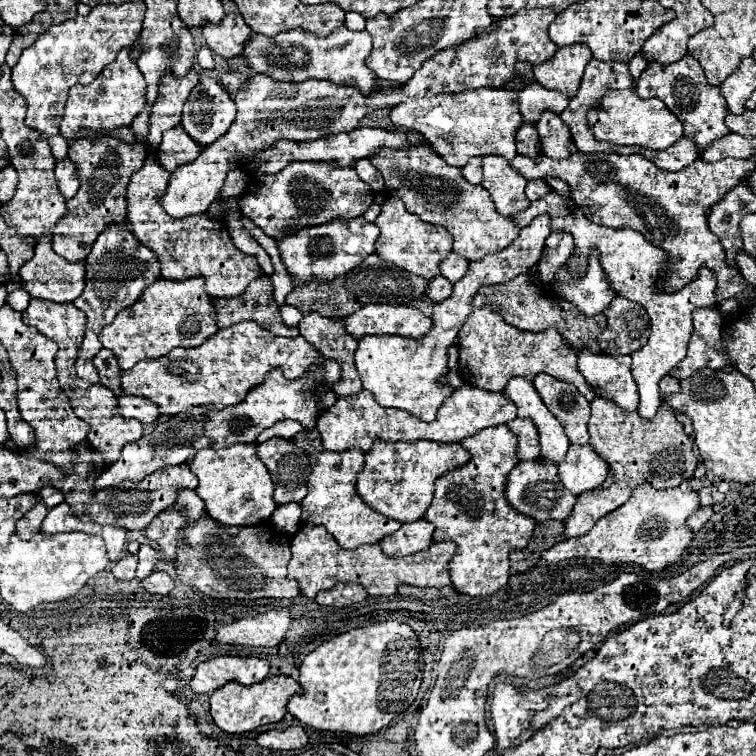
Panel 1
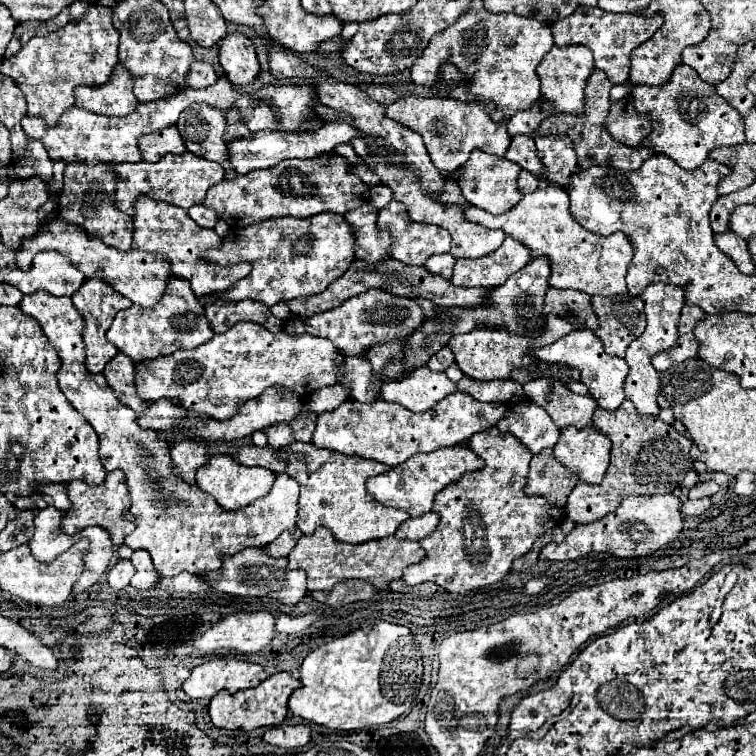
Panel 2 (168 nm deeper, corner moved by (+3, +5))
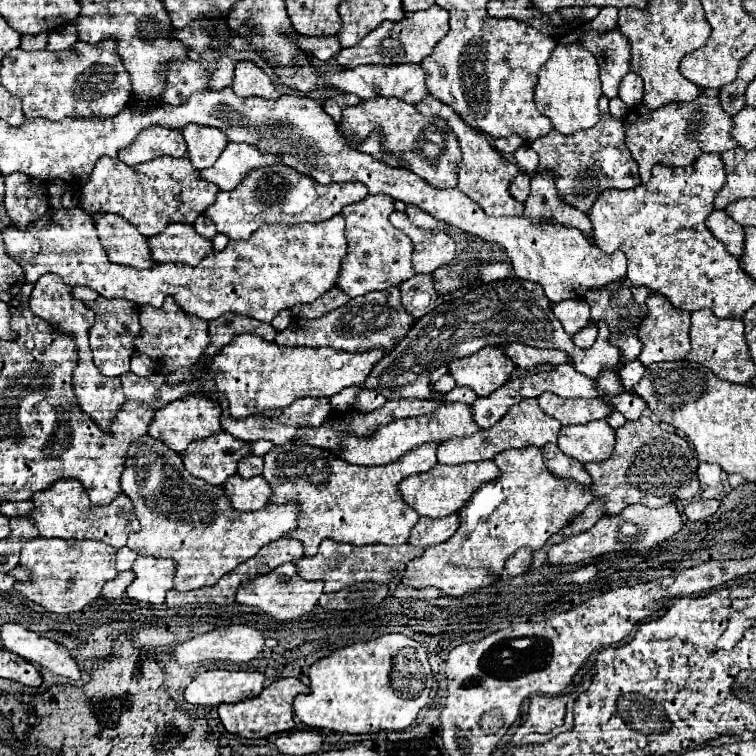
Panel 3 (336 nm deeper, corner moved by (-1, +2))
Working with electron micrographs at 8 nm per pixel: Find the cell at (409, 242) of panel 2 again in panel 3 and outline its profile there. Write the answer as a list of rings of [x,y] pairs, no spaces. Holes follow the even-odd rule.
[[[392,212],[390,222],[394,228],[402,230],[412,240],[412,266],[418,274],[434,272],[436,268],[450,264],[450,260],[454,258],[456,244],[452,236],[448,236],[446,232],[418,228],[412,222],[408,222],[408,216],[404,212]]]

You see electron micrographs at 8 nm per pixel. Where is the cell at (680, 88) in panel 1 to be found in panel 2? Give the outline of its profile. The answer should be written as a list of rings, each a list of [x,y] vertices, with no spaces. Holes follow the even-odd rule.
[[[678,65],[666,85],[636,85],[632,97],[636,101],[636,111],[640,115],[644,113],[652,123],[652,131],[640,143],[640,147],[648,147],[654,153],[672,157],[680,167],[700,167],[712,149],[744,143],[742,115],[688,65]]]

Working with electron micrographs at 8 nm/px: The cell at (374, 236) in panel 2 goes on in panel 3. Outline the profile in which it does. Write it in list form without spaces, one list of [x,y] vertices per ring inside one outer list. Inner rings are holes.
[[[366,196],[364,200],[350,204],[342,210],[342,216],[346,220],[348,254],[342,262],[336,286],[352,294],[352,298],[368,294],[372,290],[386,290],[390,286],[398,286],[400,282],[416,274],[410,262],[412,242],[390,224],[390,212],[394,212],[394,200],[388,196]]]

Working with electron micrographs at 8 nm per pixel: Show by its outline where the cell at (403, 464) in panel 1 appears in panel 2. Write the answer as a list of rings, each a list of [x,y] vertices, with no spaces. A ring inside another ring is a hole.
[[[460,445],[458,447],[446,447],[446,449],[436,449],[432,453],[414,455],[412,459],[406,459],[404,463],[390,469],[388,473],[368,479],[366,487],[368,487],[368,493],[378,503],[382,503],[386,507],[404,509],[412,517],[418,517],[422,513],[432,511],[432,503],[434,503],[434,497],[438,491],[442,491],[450,483],[460,481],[464,473],[478,471],[482,467],[484,467],[484,461],[474,451],[470,451],[468,447],[460,447]]]

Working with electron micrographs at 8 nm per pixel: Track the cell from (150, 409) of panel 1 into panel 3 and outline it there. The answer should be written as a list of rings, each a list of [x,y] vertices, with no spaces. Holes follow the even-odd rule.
[[[190,396],[190,398],[180,398],[170,402],[168,406],[164,406],[162,410],[156,410],[156,416],[150,424],[148,434],[160,442],[164,442],[170,450],[182,454],[188,446],[188,442],[192,442],[196,436],[212,436],[214,432],[220,430],[220,414],[222,408],[218,402],[212,402],[210,398],[202,398],[202,396]]]

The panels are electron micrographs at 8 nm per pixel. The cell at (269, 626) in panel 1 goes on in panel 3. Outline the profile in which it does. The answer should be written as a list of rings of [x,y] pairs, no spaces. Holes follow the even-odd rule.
[[[232,624],[220,626],[186,644],[180,644],[176,652],[182,662],[230,660],[242,664],[254,660],[264,650],[264,642],[266,638],[262,630],[246,624]]]

